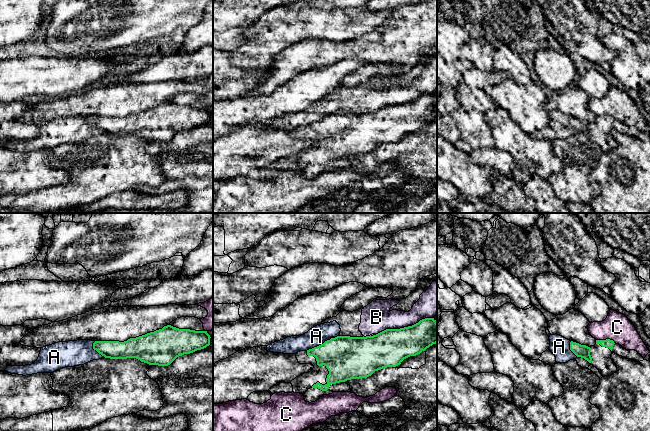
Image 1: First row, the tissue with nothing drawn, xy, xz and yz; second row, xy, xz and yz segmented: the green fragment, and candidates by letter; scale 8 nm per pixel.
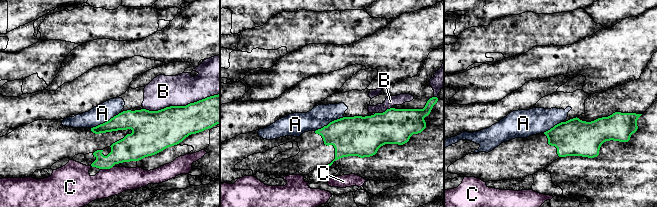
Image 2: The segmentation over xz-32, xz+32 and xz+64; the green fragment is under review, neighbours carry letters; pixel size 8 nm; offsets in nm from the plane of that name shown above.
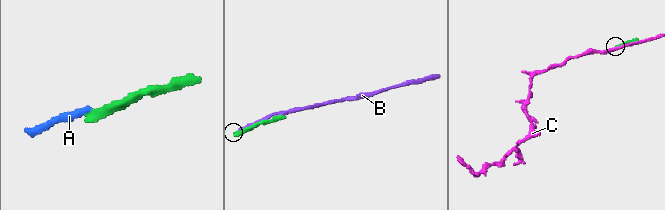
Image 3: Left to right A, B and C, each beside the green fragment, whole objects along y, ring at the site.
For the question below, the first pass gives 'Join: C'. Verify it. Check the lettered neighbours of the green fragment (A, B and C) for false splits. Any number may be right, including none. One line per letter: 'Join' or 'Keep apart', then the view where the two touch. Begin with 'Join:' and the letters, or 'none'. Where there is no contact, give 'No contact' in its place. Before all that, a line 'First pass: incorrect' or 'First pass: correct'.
First pass: incorrect
Join: none
A: Keep apart. Touches green in xz
B: Keep apart. Touches green in xz
C: Keep apart. Touches green in yz

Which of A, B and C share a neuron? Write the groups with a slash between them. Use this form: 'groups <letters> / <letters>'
groups A B / C

